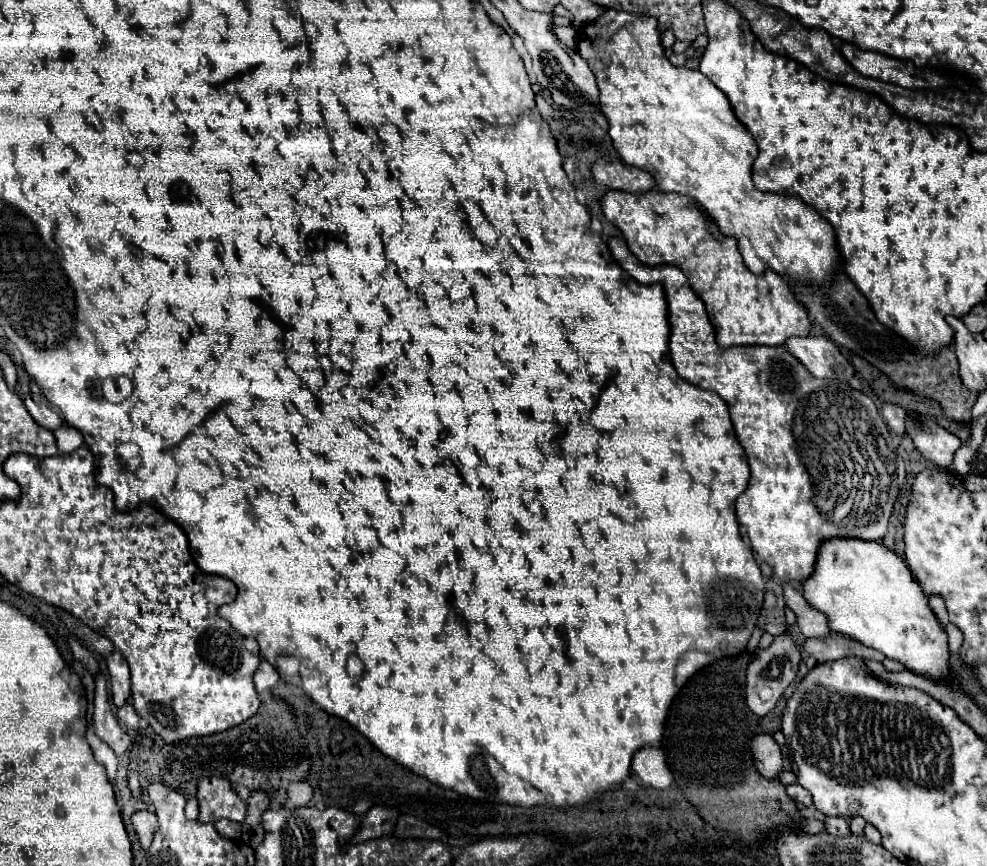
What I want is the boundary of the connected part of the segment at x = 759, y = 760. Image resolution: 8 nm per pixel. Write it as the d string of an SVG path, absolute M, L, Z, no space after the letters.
M770 734L752 736L752 754L754 766L764 778L778 778L782 770L782 752Z

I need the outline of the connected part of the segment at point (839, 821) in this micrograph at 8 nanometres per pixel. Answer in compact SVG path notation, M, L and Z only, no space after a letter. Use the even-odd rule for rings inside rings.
M824 818L824 826L826 826L828 832L838 834L838 836L846 836L846 834L850 834L848 822L846 822L844 818Z

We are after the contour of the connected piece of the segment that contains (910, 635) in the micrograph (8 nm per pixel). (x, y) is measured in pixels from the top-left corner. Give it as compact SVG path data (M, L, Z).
M828 538L820 544L814 572L802 582L802 596L812 608L820 610L828 618L832 632L848 636L864 646L872 646L884 652L888 658L900 660L908 670L926 674L934 680L948 678L948 638L928 606L928 598L916 584L906 562L892 550L878 542L858 538Z

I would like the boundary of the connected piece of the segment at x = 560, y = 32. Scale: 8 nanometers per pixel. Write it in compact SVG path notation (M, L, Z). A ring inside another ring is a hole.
M556 26L556 36L566 44L566 46L576 46L578 44L578 30L574 26Z

